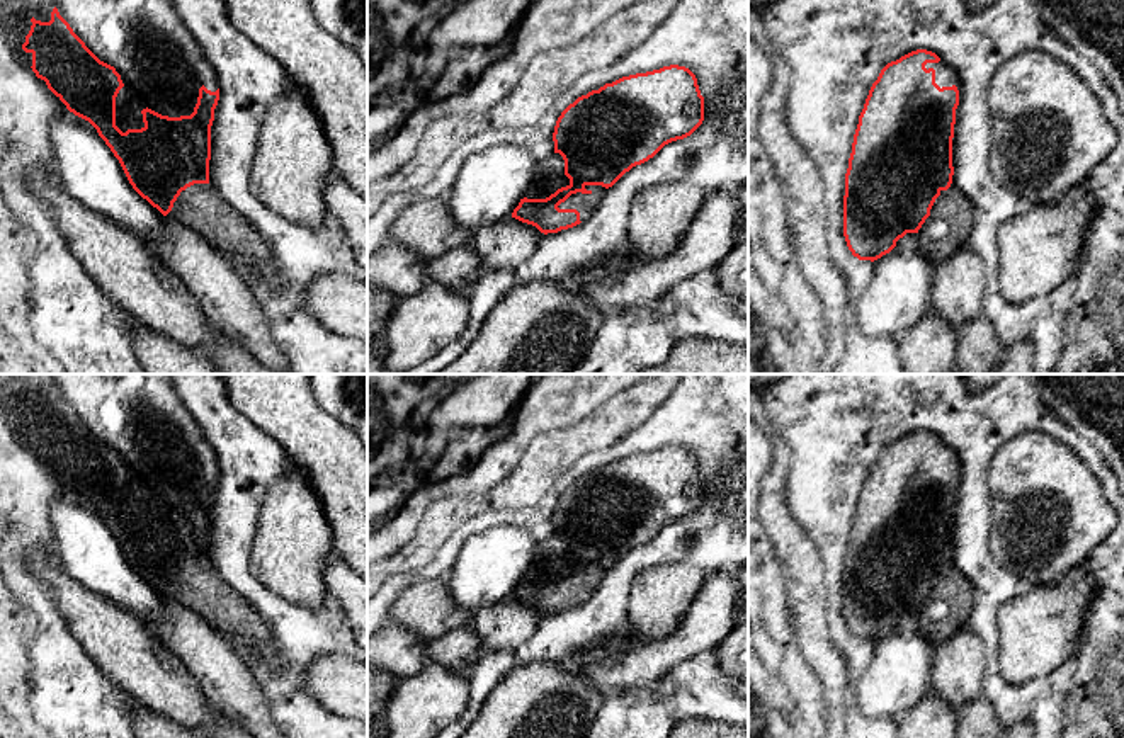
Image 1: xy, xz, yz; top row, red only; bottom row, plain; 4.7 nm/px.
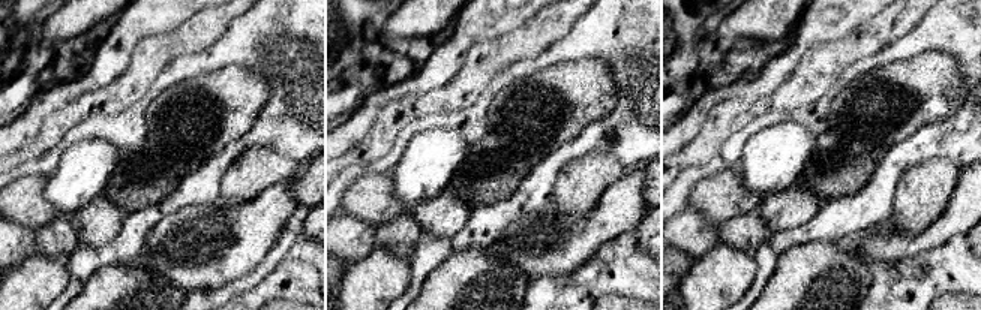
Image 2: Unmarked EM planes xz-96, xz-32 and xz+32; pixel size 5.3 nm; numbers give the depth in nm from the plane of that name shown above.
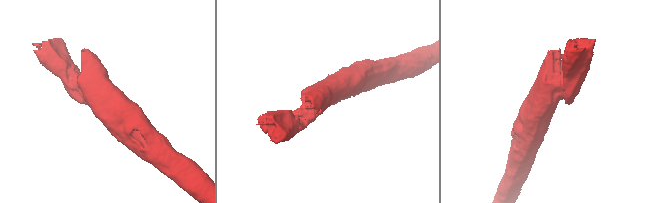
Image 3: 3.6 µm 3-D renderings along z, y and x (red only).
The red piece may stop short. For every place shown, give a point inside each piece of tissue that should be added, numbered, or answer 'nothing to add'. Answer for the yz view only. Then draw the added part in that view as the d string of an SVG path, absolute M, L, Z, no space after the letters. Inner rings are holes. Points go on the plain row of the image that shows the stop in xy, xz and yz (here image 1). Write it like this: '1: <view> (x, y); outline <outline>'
1: yz (944, 456); outline M944 442L939 444L927 444L925 449L934 449L935 451L935 464L942 468L952 468L956 466L959 474L961 474L961 466L959 459L956 457L954 451L947 447Z

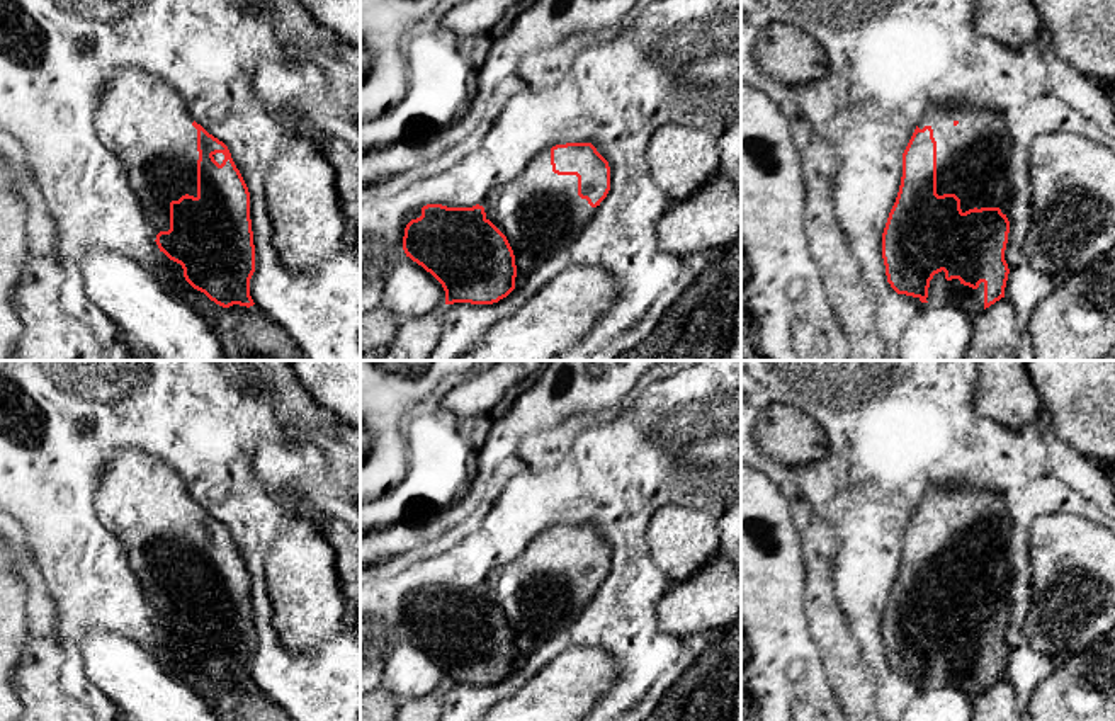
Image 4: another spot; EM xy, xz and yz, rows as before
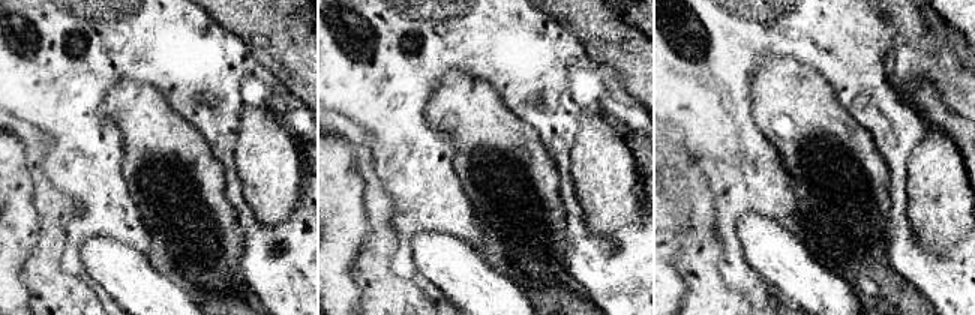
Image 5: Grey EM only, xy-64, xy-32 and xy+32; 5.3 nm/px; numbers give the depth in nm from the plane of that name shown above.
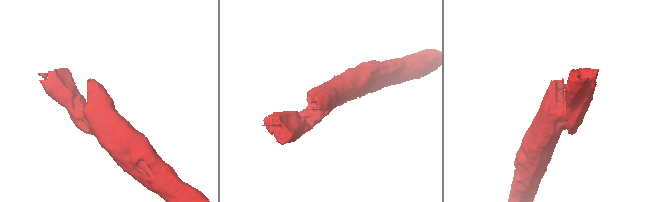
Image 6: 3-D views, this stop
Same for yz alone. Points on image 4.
1: yz (971, 538); outline M972 486L926 490L918 508L930 507L937 522L937 575L955 575L962 593L999 588L1005 595L1018 570L1006 554L1010 515L1003 497Z

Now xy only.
1: xy (141, 499); outline M127 447L105 466L95 493L95 510L100 522L126 542L129 565L141 585L146 604L156 616L170 610L170 583L189 575L197 578L197 510L182 476L160 457L136 447Z

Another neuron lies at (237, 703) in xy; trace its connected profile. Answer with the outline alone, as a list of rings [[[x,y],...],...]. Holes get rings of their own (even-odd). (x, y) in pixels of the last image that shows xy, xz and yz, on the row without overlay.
[[[163,633],[161,641],[163,651],[158,656],[167,673],[197,692],[219,721],[294,721],[257,685],[223,689],[185,661],[180,644],[170,641]]]

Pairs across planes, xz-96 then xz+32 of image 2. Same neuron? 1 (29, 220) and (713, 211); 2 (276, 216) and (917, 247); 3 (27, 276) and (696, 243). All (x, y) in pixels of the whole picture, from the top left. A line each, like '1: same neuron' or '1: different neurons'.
1: same neuron
2: same neuron
3: different neurons

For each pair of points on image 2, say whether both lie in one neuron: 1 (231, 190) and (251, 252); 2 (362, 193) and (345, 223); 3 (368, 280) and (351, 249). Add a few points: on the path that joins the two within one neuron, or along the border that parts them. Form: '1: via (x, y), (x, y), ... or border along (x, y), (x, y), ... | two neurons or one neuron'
1: border along (266, 187), (236, 205), (224, 205), (219, 201) | two neurons
2: border along (341, 210), (375, 228) | two neurons
3: border along (375, 246), (369, 253), (348, 265) | two neurons

